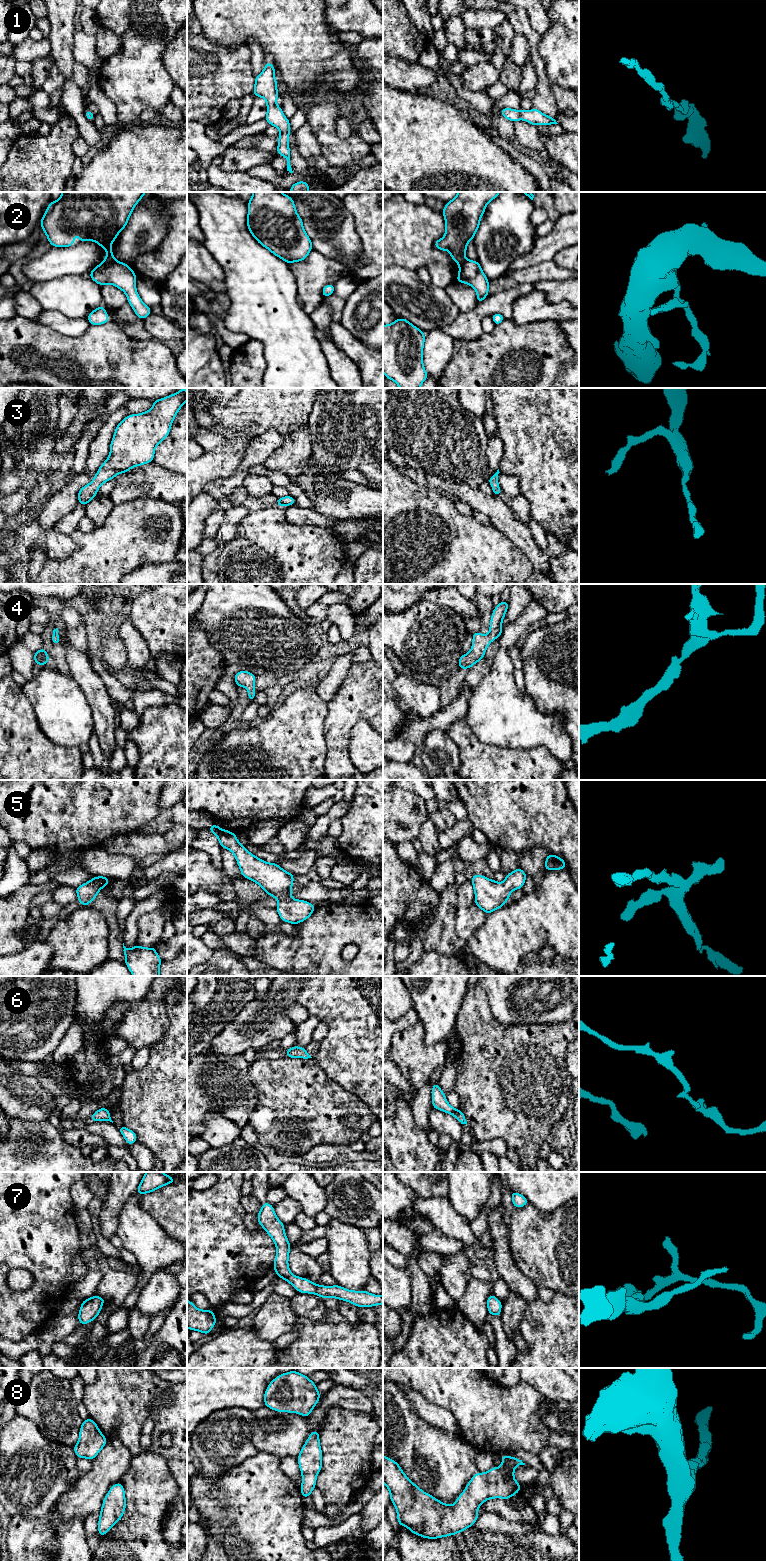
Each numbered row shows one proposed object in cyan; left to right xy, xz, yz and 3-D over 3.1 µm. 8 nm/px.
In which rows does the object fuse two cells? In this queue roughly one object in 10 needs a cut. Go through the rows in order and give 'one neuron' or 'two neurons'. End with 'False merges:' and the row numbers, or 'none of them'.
1: one neuron
2: one neuron
3: one neuron
4: one neuron
5: one neuron
6: one neuron
7: one neuron
8: one neuron
False merges: none of them

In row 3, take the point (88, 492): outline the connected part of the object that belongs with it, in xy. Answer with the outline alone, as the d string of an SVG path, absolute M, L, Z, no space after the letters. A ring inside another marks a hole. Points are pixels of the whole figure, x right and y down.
M182 388L175 394L154 400L148 411L126 416L115 429L108 458L92 482L79 490L78 503L86 507L103 483L131 468L153 462L155 448L169 435L172 422L186 401L187 391Z

